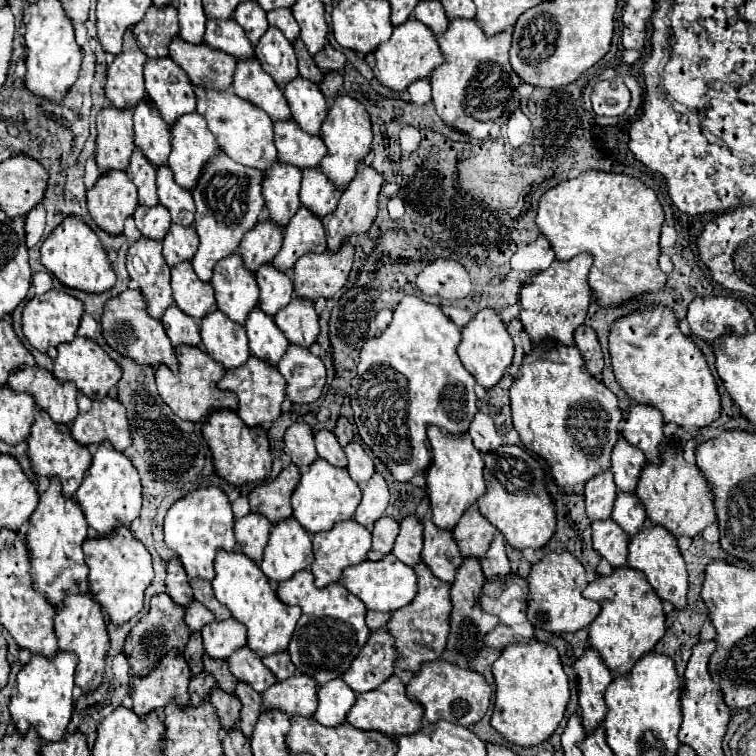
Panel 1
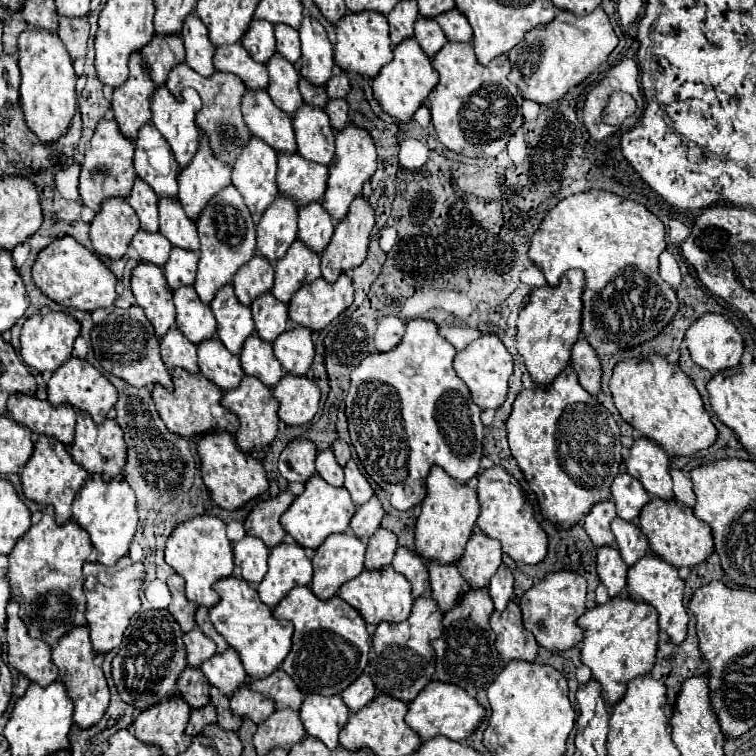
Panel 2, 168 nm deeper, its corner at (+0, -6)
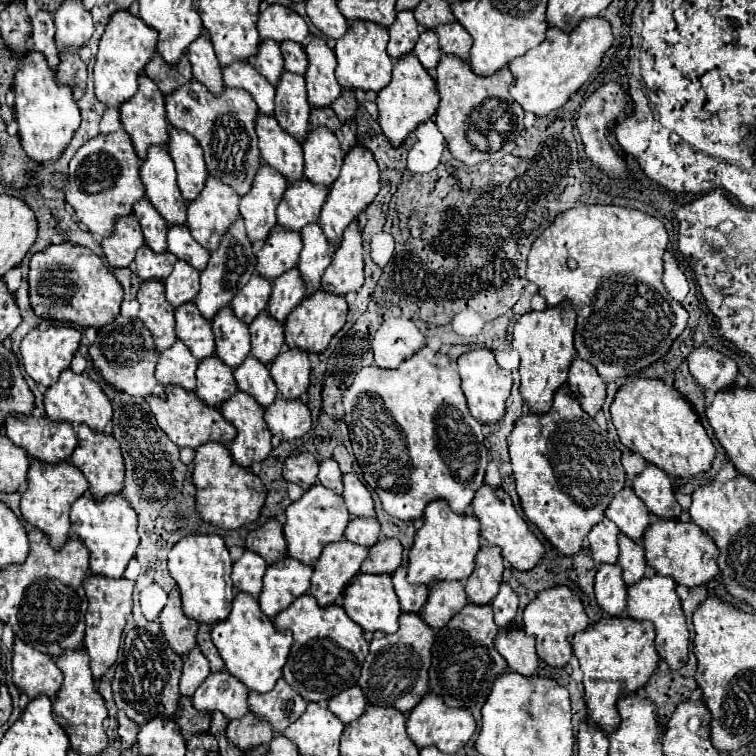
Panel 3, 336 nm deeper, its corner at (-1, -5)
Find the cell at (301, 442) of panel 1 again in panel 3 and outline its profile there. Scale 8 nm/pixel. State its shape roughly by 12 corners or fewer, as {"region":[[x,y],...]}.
{"region":[[310,452],[288,456],[282,474],[308,490],[316,482],[318,460]]}

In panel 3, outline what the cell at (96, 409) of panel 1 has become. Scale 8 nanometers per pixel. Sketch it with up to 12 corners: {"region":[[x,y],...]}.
{"region":[[78,426],[72,464],[94,498],[120,492],[124,458],[112,434]]}

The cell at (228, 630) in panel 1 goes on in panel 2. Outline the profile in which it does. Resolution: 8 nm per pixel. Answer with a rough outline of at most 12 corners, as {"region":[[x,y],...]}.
{"region":[[227,649],[201,665],[221,695],[247,683],[237,651]]}

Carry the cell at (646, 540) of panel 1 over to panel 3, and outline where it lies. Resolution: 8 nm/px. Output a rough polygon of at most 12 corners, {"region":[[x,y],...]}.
{"region":[[644,576],[628,586],[626,614],[656,626],[670,668],[688,660],[676,582]]}

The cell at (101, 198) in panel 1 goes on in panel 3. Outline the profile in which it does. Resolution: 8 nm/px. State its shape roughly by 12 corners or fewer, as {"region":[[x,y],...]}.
{"region":[[118,218],[102,252],[114,268],[130,266],[144,244],[138,218]]}

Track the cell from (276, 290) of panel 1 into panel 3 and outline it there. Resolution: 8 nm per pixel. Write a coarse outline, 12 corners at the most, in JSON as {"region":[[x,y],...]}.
{"region":[[262,310],[250,324],[252,356],[270,364],[284,324]]}

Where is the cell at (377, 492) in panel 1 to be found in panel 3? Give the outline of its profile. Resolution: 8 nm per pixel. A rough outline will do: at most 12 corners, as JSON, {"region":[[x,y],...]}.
{"region":[[378,518],[348,522],[344,536],[370,548],[380,538]]}

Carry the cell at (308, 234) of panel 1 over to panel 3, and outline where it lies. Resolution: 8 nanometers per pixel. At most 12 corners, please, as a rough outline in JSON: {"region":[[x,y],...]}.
{"region":[[298,268],[272,280],[268,312],[284,322],[306,296]]}

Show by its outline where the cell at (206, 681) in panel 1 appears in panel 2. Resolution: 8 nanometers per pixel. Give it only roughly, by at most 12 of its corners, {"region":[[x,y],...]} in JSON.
{"region":[[215,707],[191,711],[185,735],[191,739],[215,725]]}

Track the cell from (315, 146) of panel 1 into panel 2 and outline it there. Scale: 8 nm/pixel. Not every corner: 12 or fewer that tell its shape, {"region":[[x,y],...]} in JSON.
{"region":[[279,153],[277,187],[295,207],[319,201],[329,169]]}

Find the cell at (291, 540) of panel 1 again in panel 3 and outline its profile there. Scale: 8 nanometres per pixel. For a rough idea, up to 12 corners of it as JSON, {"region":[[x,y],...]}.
{"region":[[292,556],[272,562],[258,596],[274,618],[310,590],[312,566]]}

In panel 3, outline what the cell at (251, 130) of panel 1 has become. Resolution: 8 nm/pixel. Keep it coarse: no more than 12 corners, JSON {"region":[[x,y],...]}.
{"region":[[268,164],[240,198],[246,234],[266,240],[288,180]]}

